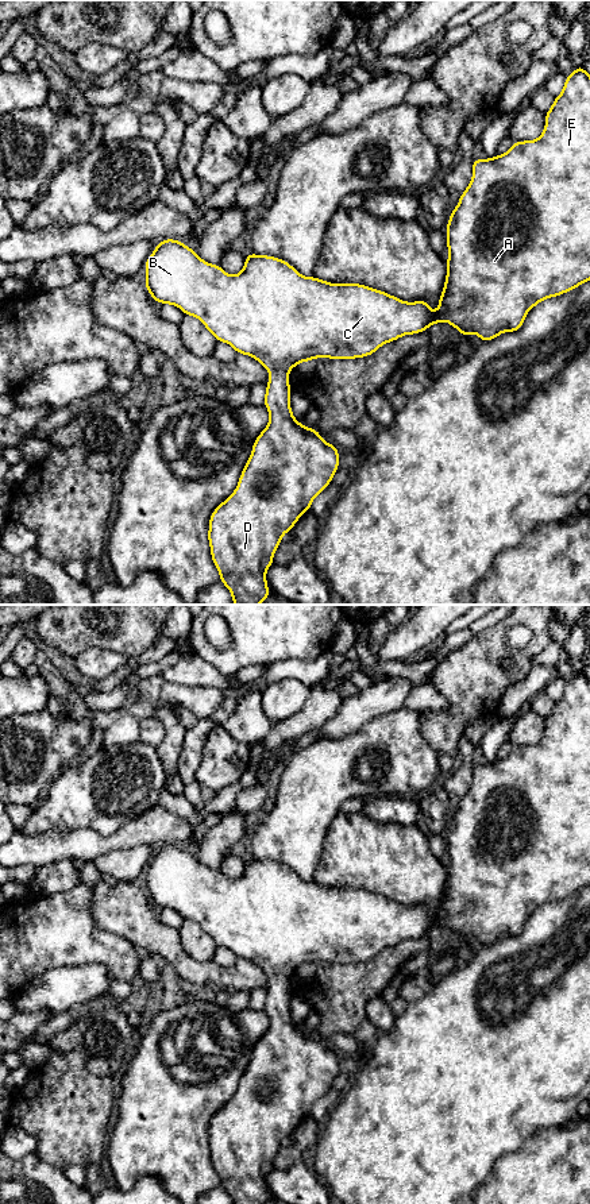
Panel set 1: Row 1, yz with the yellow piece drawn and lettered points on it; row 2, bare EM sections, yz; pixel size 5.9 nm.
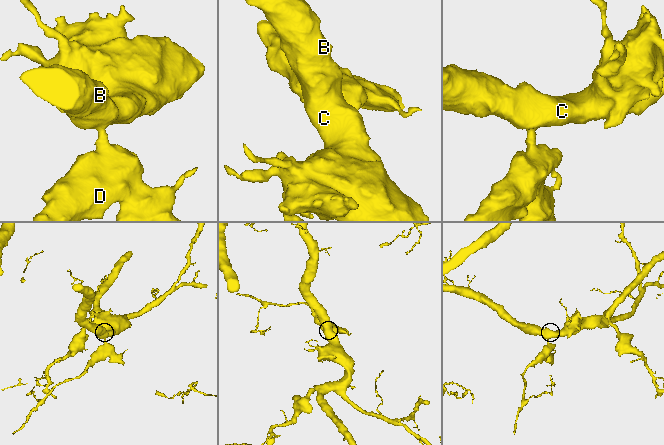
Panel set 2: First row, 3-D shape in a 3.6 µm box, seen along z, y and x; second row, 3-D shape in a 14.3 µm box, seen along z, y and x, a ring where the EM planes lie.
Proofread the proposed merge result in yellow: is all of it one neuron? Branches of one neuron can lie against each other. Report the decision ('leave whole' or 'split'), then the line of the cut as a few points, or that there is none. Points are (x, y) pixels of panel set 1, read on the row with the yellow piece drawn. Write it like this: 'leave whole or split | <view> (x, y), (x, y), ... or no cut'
leave whole | no cut

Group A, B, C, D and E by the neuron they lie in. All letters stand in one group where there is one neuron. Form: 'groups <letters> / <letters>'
groups A B C D E

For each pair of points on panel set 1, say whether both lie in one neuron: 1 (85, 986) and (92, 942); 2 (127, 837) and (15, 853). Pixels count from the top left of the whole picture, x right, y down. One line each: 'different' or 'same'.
1: different
2: same

